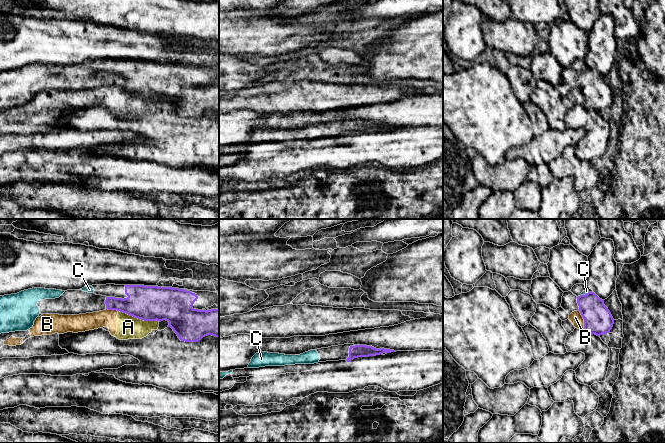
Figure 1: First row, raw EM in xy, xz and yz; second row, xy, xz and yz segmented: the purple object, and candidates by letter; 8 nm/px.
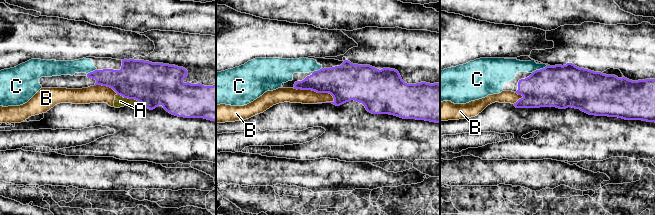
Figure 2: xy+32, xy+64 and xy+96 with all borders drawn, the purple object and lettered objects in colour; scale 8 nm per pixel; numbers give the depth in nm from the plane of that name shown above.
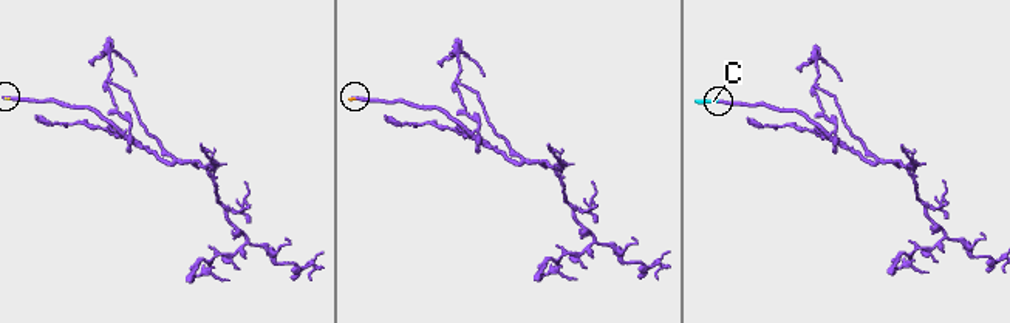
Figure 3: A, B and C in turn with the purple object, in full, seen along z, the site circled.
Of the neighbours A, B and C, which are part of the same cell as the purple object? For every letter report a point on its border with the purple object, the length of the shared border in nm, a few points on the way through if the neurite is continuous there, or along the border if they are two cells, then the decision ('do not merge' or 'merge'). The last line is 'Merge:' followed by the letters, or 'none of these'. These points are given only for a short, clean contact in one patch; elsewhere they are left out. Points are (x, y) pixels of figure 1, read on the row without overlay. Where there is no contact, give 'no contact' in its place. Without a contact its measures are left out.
A: xy (139, 94) | 340 nm | do not merge
B: yz (584, 96) | 170 nm | do not merge
C: yz (585, 70) | 70 nm | merge
Merge: C

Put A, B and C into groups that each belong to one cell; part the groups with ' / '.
A B / C

